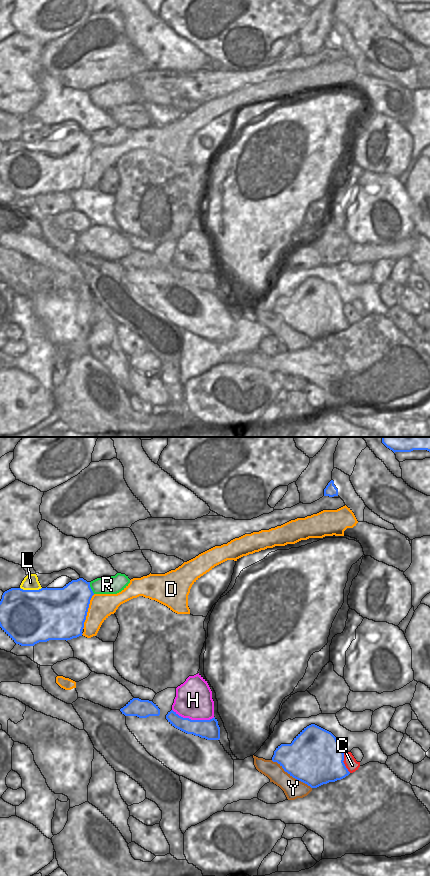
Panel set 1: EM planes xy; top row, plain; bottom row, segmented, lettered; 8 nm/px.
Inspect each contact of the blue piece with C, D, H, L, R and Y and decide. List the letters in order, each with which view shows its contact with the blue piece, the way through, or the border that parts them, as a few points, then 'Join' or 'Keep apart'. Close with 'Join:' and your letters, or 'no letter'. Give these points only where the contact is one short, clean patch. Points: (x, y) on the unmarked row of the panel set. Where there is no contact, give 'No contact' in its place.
C: Touches blue in xy. Keep apart
D: Touches blue in xy. Keep apart
H: Touches blue in xy. Keep apart
L: Touches blue in xy. Keep apart
R: Touches blue in xy. Keep apart
Y: Touches blue in xy. Keep apart
Join: no letter

